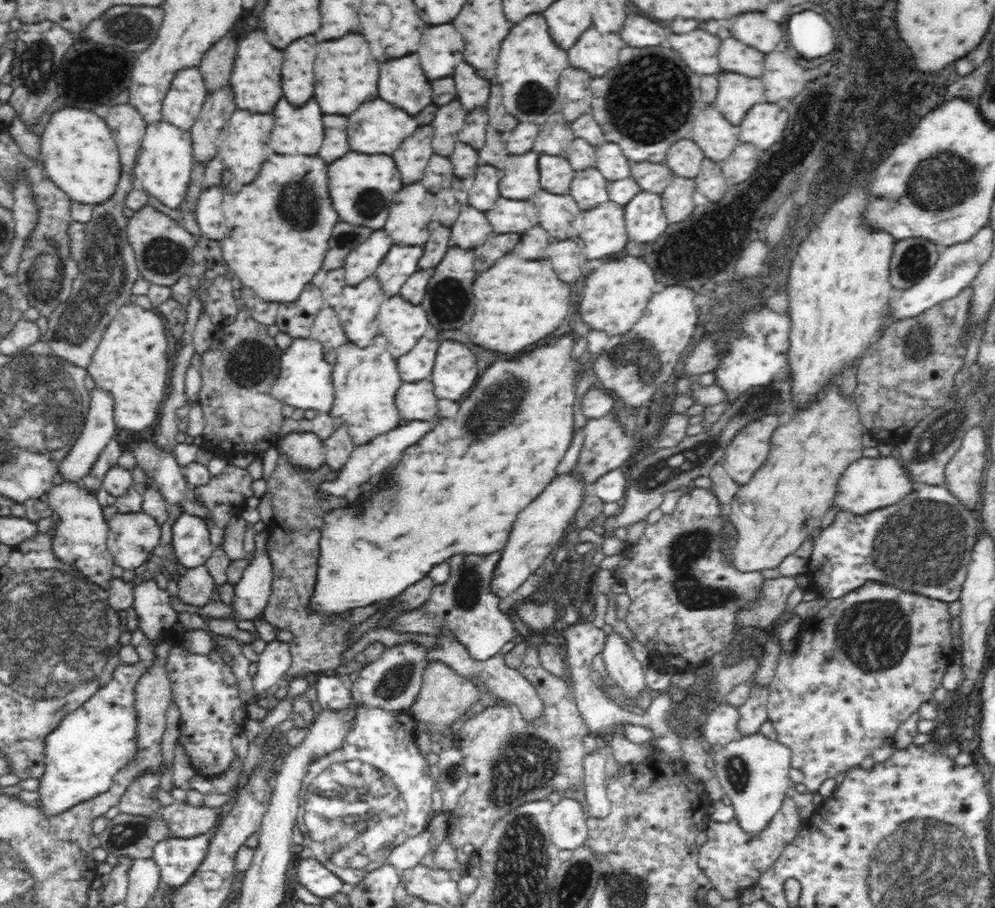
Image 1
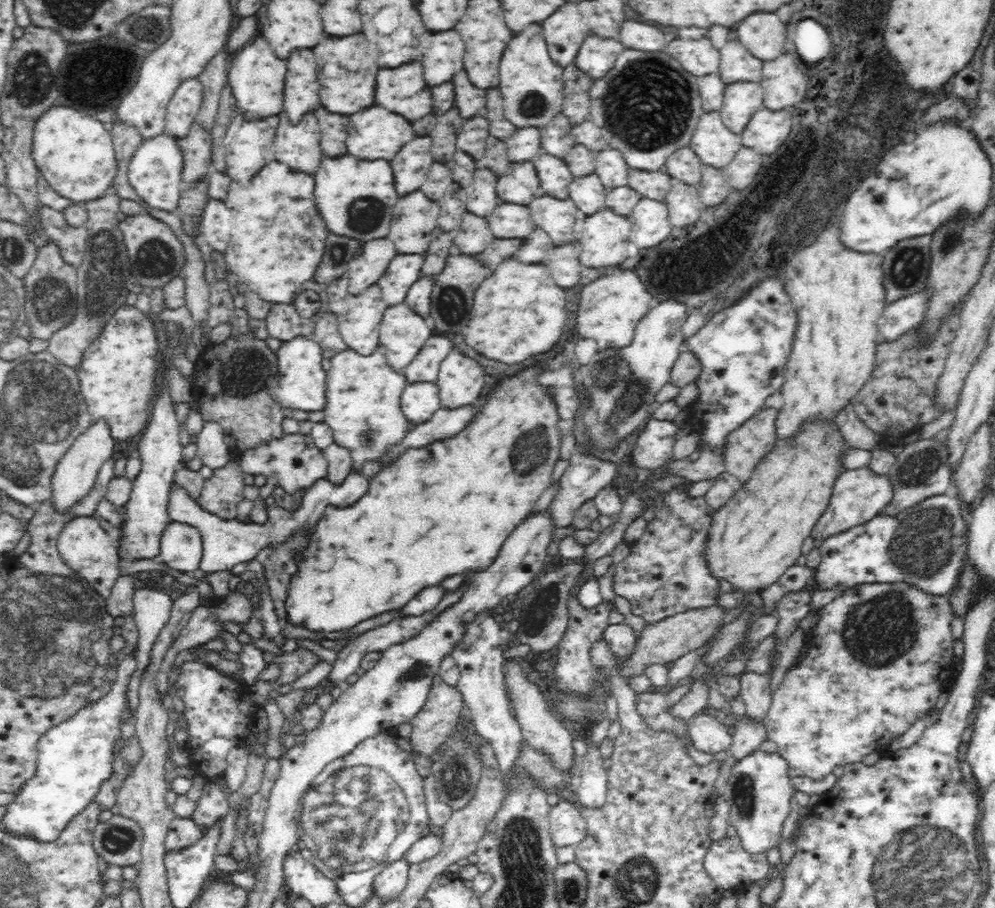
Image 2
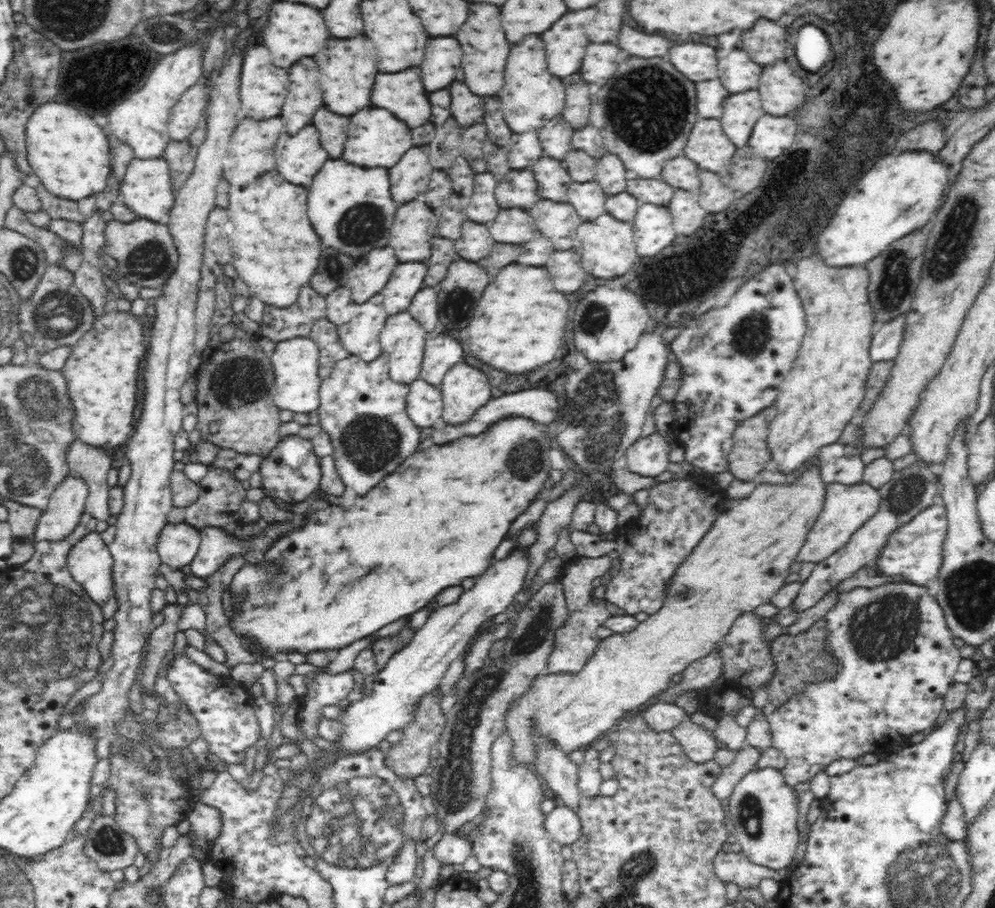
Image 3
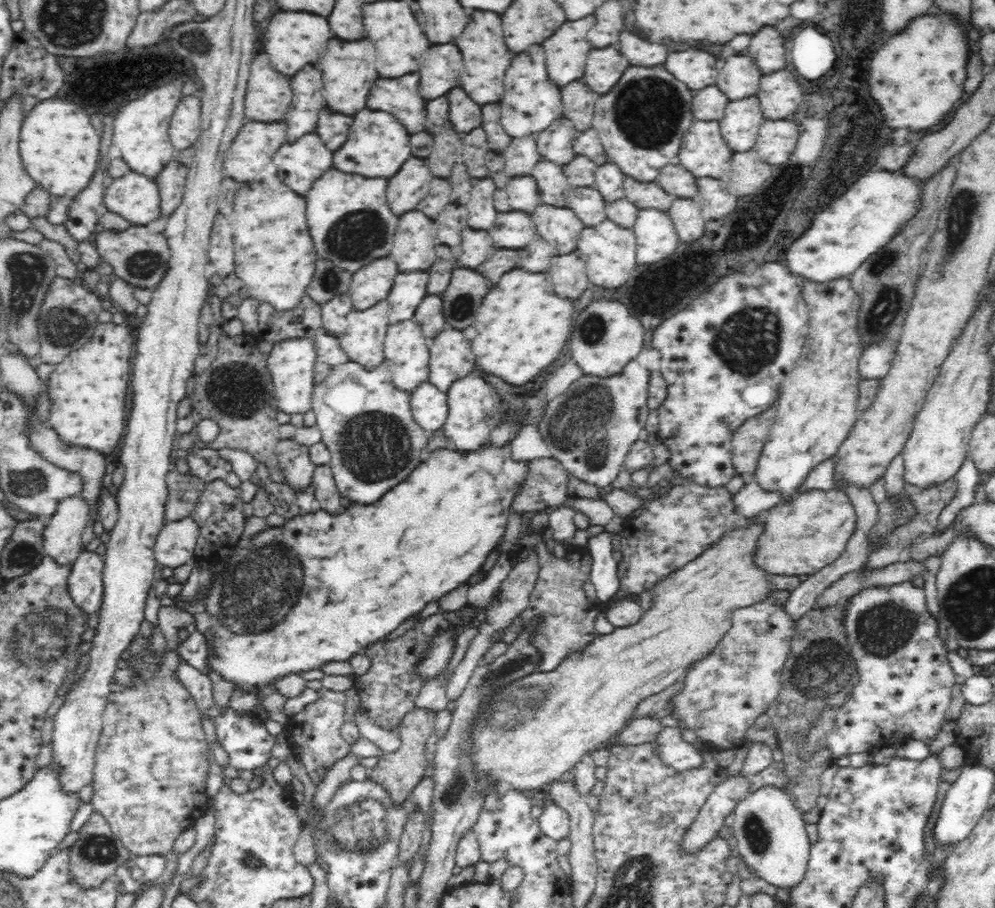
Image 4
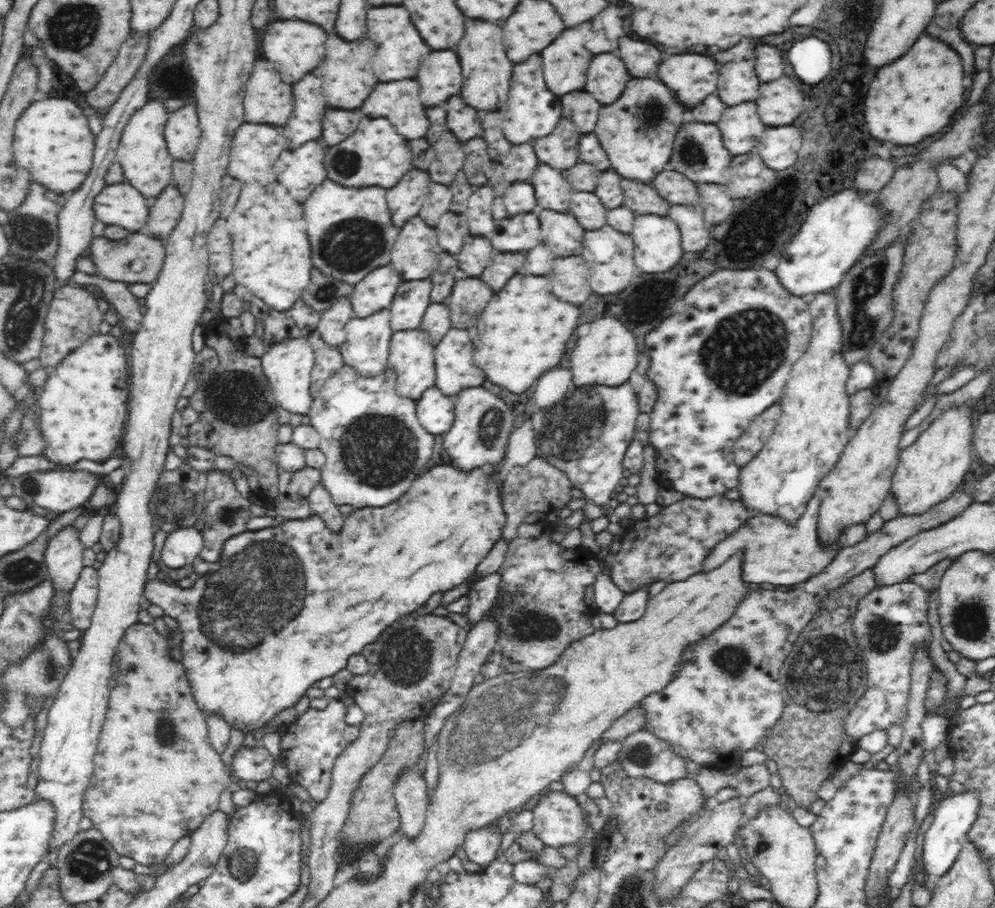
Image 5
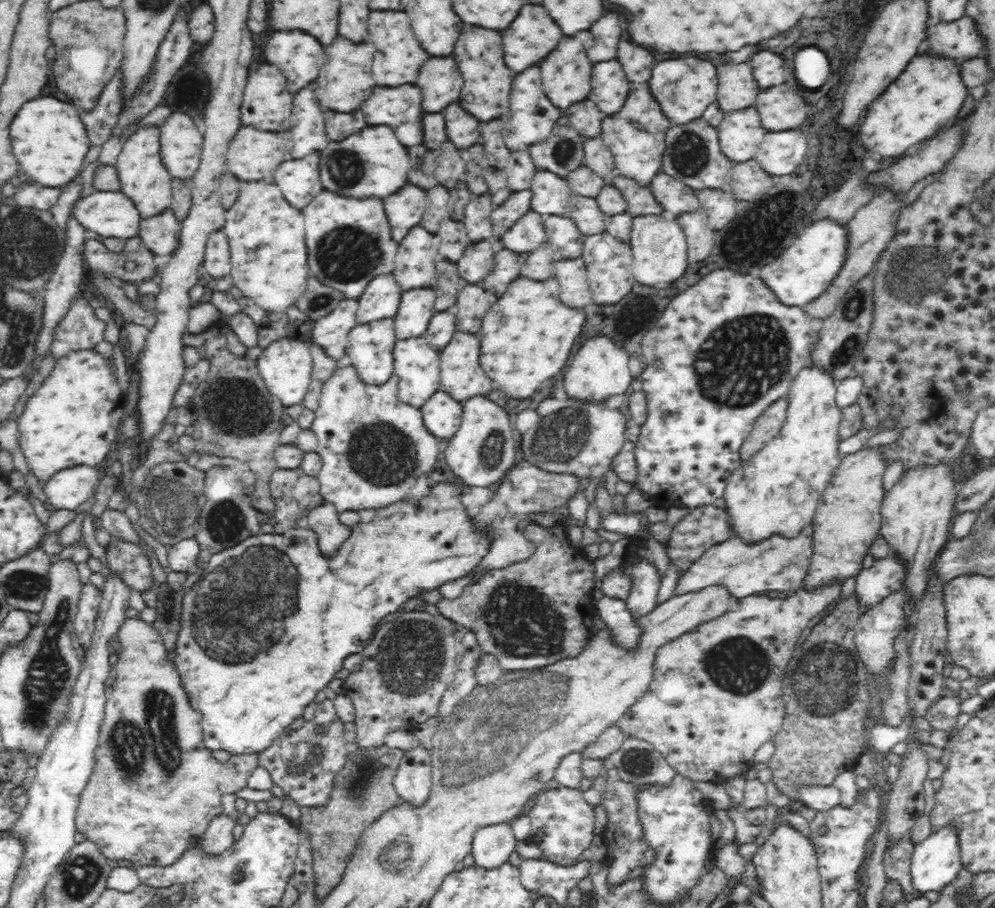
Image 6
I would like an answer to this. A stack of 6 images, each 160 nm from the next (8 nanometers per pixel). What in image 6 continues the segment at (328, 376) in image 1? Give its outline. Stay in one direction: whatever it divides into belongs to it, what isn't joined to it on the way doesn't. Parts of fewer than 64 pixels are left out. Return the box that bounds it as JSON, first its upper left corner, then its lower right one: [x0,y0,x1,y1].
[256,340,313,407]

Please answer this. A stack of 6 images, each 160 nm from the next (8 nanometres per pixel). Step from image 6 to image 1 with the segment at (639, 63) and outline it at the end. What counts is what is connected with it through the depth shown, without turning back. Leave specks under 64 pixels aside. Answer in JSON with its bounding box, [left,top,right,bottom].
[620,16,666,48]

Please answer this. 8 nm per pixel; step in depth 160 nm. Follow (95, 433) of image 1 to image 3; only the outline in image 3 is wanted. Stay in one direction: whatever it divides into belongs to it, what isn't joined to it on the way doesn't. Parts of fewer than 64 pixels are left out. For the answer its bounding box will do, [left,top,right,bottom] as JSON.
[28,473,88,544]

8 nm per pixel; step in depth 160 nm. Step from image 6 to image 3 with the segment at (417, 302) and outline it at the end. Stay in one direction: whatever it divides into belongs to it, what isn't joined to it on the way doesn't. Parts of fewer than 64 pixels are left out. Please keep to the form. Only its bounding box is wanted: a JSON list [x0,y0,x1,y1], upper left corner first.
[380,261,426,316]

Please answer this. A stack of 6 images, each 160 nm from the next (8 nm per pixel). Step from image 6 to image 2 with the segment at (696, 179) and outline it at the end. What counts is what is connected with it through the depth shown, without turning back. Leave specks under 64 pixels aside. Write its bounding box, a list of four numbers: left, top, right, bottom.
[689,112,742,169]

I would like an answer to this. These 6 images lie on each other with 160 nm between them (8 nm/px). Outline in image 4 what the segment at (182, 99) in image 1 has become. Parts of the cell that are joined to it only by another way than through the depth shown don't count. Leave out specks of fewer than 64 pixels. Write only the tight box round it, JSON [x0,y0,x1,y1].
[169,95,201,150]

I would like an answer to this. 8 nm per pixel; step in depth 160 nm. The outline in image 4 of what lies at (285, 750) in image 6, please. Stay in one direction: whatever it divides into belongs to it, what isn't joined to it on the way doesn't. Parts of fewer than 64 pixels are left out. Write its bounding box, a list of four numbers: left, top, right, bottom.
[286,688,351,786]

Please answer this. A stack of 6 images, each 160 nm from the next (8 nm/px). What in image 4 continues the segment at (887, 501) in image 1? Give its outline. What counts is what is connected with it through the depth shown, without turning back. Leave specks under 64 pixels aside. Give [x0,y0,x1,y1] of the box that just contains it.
[749,489,857,576]

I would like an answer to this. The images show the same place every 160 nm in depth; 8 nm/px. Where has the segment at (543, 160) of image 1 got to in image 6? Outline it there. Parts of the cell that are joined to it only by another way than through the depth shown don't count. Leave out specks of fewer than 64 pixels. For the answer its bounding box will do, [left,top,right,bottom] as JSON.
[530,170,574,217]

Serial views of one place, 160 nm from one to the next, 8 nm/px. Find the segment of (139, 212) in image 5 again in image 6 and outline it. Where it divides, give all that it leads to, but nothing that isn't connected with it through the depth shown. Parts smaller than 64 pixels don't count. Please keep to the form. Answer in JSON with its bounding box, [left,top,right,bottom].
[72,190,142,240]

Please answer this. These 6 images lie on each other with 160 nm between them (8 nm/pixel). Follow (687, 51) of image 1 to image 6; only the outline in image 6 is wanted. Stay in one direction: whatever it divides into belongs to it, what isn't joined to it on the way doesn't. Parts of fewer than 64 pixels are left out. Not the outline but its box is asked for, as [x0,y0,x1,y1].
[650,58,717,125]

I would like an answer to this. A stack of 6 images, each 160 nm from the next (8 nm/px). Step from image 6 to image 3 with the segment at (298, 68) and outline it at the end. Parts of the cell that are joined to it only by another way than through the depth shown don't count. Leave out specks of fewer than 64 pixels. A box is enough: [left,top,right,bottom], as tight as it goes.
[262,2,330,70]

